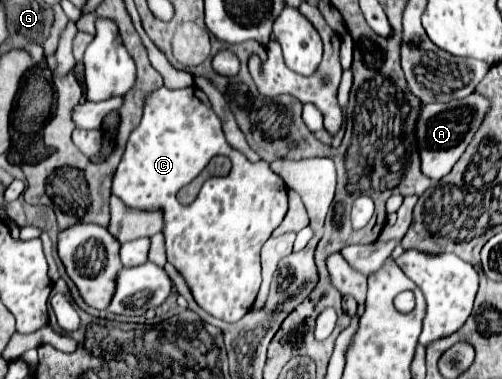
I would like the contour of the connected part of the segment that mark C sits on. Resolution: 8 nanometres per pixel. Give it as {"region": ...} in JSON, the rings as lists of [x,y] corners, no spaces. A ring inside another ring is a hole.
{"region":[[[190,86],[186,90],[158,88],[144,98],[144,114],[140,124],[136,126],[136,130],[132,130],[128,138],[124,156],[112,180],[112,194],[118,196],[130,208],[144,212],[150,210],[162,212],[166,260],[182,274],[196,304],[202,310],[224,322],[238,322],[246,312],[250,312],[262,282],[260,248],[270,238],[274,228],[278,228],[280,222],[284,220],[288,210],[288,192],[284,180],[270,170],[268,162],[260,160],[260,164],[252,164],[250,160],[246,160],[244,154],[228,146],[220,126],[220,118],[214,114],[206,94],[200,88],[196,86]],[[218,154],[228,156],[232,160],[228,176],[210,177],[204,182],[198,198],[190,206],[182,206],[176,200],[176,192],[184,184],[192,182],[194,176],[200,174],[202,166],[206,166],[210,158]]]}

